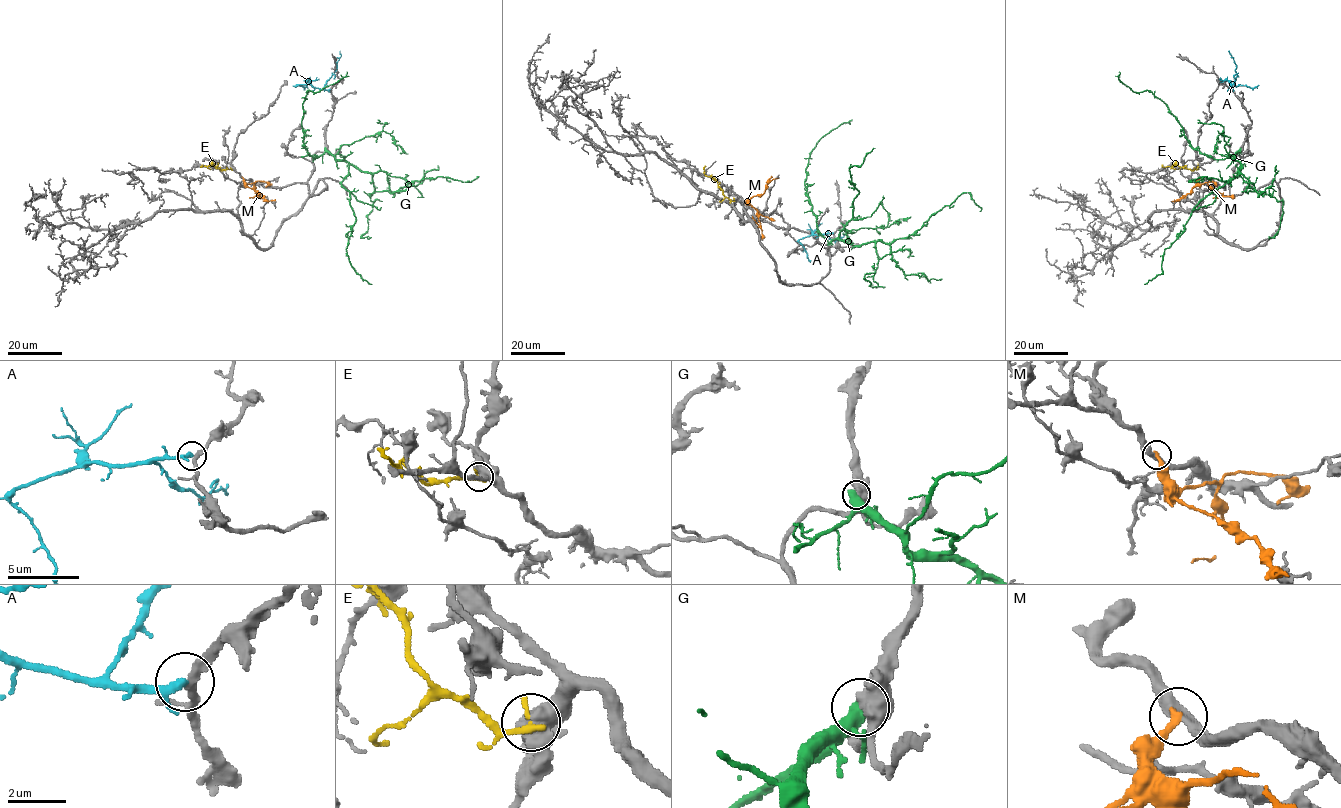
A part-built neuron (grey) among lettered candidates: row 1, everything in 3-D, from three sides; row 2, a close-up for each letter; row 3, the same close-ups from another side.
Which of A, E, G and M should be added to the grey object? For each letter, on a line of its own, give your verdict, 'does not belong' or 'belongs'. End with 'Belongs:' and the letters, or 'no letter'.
A: does not belong
E: does not belong
G: does not belong
M: does not belong
Belongs: no letter

